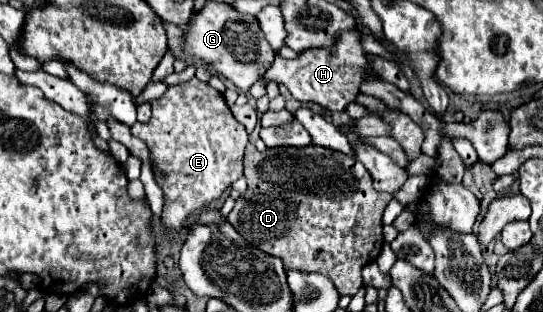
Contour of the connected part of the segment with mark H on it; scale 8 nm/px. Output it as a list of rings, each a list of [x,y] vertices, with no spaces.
[[[354,29],[354,33],[344,33],[338,39],[334,53],[326,53],[326,49],[310,49],[310,53],[300,53],[298,59],[282,59],[276,55],[272,67],[251,86],[249,91],[253,98],[259,99],[266,94],[266,82],[273,80],[284,83],[292,97],[302,103],[318,103],[326,109],[344,111],[344,107],[358,95],[364,67],[368,67],[366,51],[360,47],[360,31]]]

